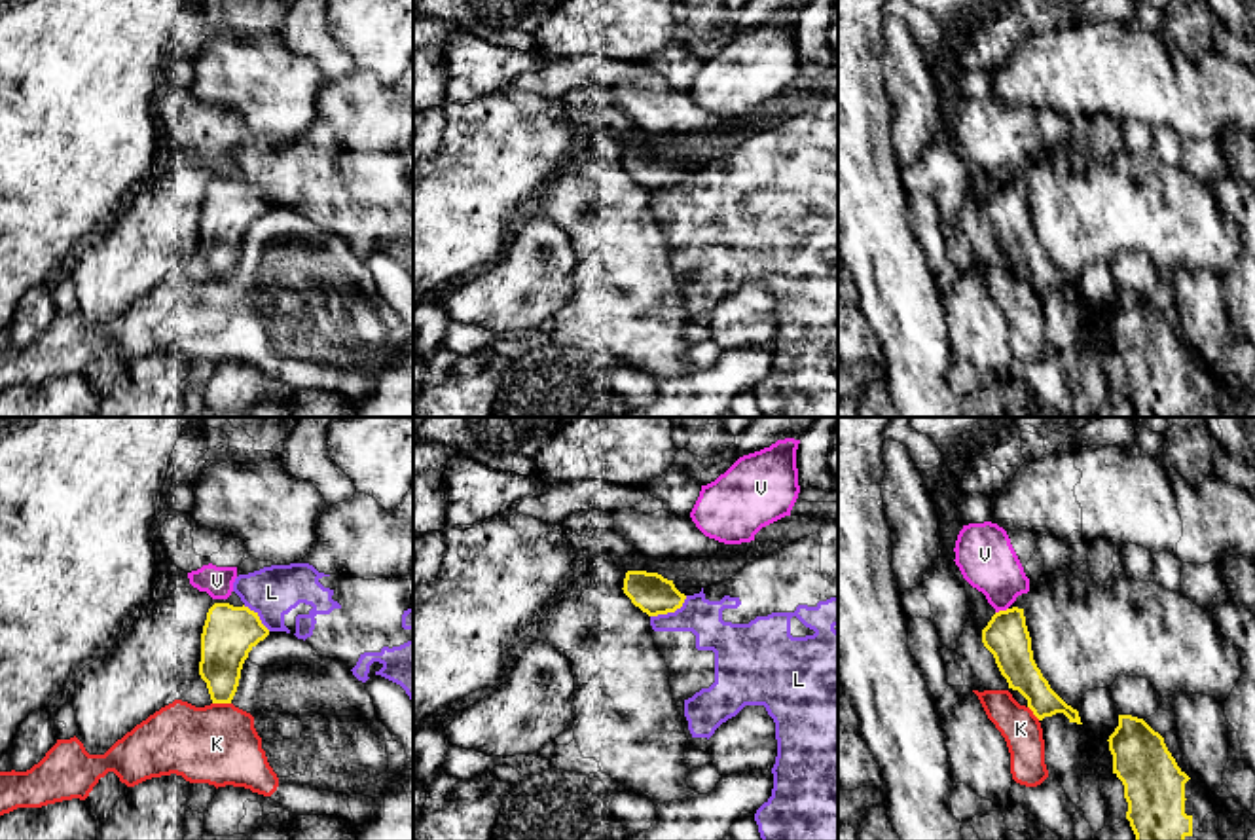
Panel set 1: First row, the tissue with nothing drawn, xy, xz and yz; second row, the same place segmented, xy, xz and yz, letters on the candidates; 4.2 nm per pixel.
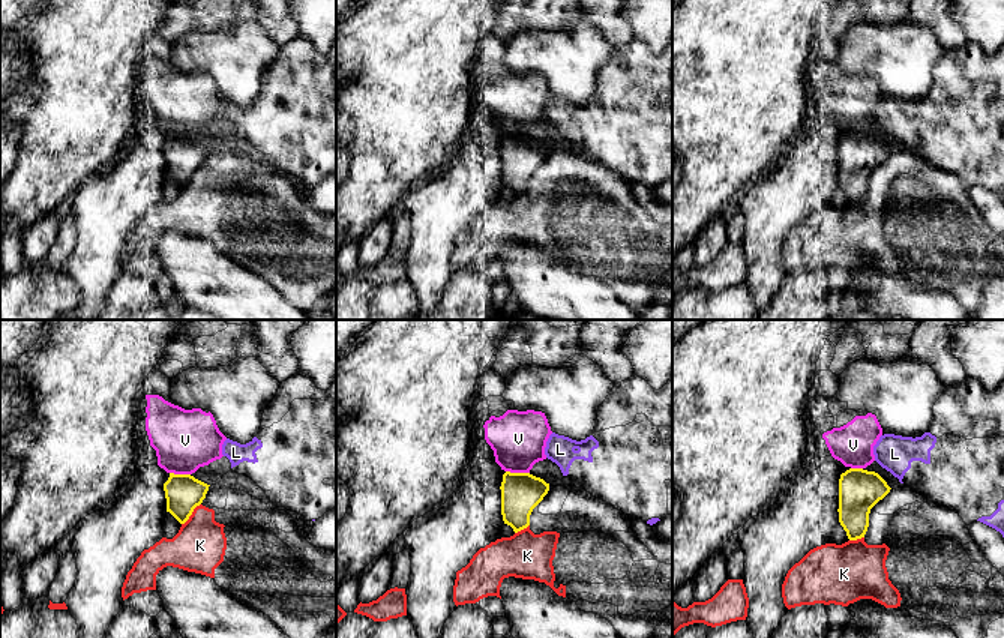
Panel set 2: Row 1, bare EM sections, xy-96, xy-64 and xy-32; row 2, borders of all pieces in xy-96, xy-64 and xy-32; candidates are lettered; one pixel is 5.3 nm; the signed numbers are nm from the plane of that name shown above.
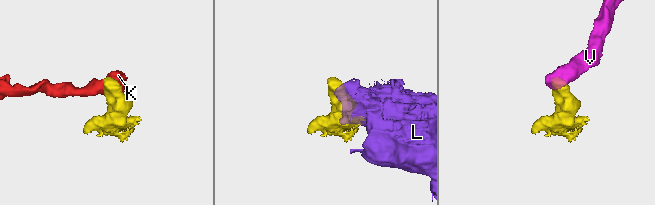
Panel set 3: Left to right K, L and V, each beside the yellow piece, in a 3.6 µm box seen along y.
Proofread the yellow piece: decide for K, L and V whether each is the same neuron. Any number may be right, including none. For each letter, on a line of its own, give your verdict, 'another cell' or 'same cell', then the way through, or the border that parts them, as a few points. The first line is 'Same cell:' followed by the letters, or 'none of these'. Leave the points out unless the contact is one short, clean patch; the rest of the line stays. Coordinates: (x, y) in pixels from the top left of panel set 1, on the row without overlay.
Same cell: none of these
K: another cell
L: another cell
V: another cell | along yz (1007, 182), (996, 188)

